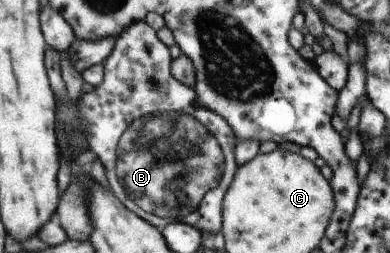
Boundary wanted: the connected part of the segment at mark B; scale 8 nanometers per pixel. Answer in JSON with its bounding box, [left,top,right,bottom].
[78,20,238,235]

